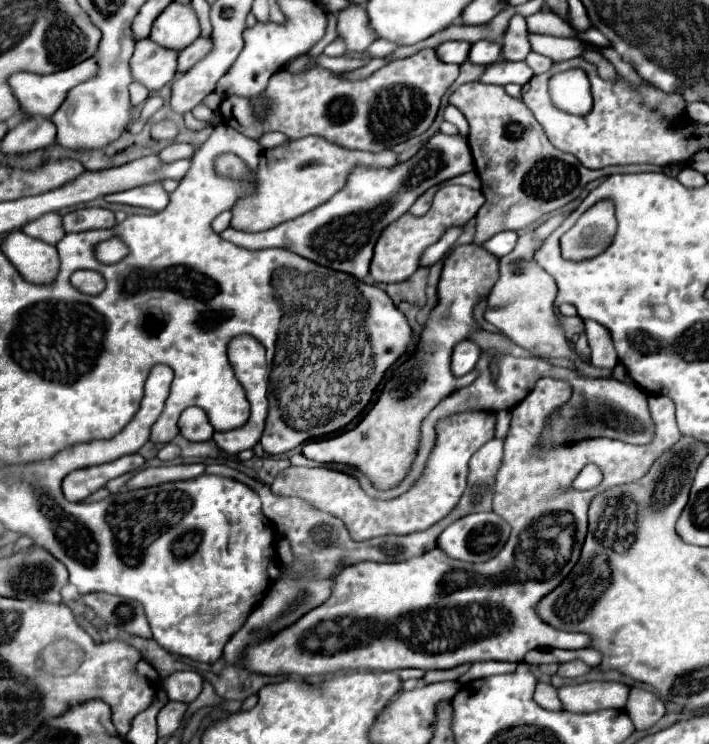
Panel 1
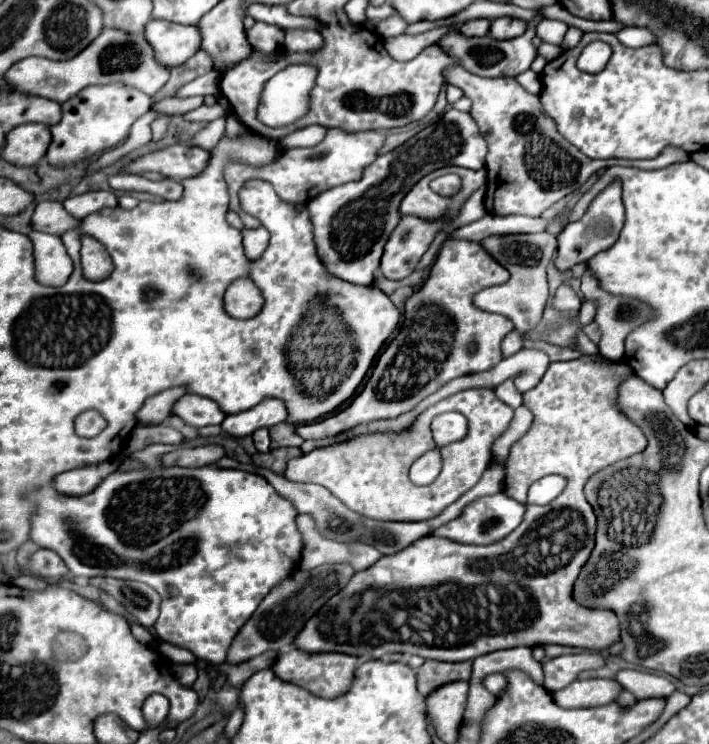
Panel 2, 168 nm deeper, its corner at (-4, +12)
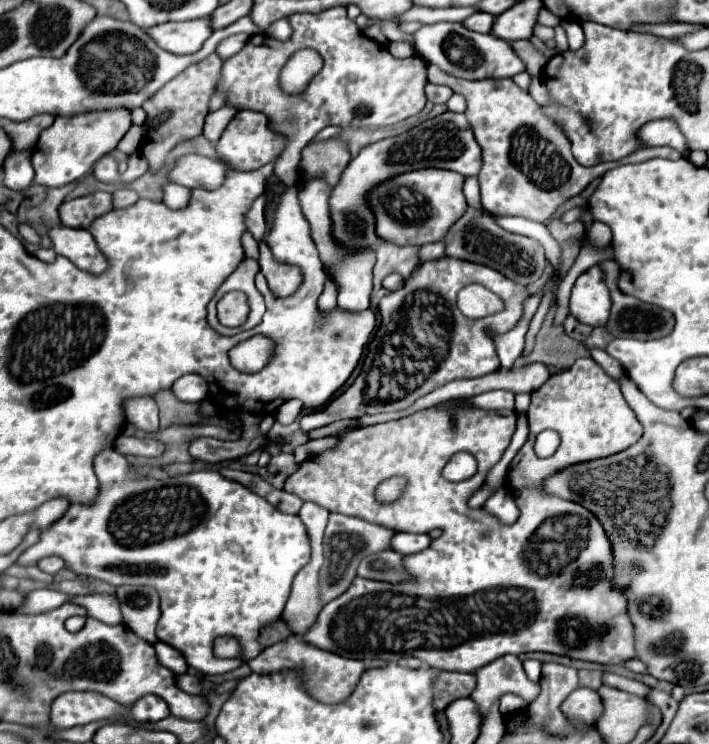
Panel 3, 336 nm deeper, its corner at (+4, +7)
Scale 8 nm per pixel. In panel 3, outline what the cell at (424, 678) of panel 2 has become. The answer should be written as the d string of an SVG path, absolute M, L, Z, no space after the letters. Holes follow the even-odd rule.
M439 671L435 675L435 685L433 685L435 711L443 711L451 701L455 701L459 697L469 697L473 687L475 687L475 675L473 673Z

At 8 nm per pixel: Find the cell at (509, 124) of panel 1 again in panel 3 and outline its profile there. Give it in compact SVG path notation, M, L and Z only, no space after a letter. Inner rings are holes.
M429 65L429 83L447 85L467 99L465 117L483 149L483 167L477 177L481 187L481 203L491 215L517 215L543 223L561 203L573 195L579 195L593 179L601 177L609 169L625 163L643 163L655 157L683 157L671 147L643 147L625 159L583 167L571 155L569 141L563 131L549 117L543 117L539 103L535 103L529 93L521 91L513 79L463 81L439 71L435 65Z

